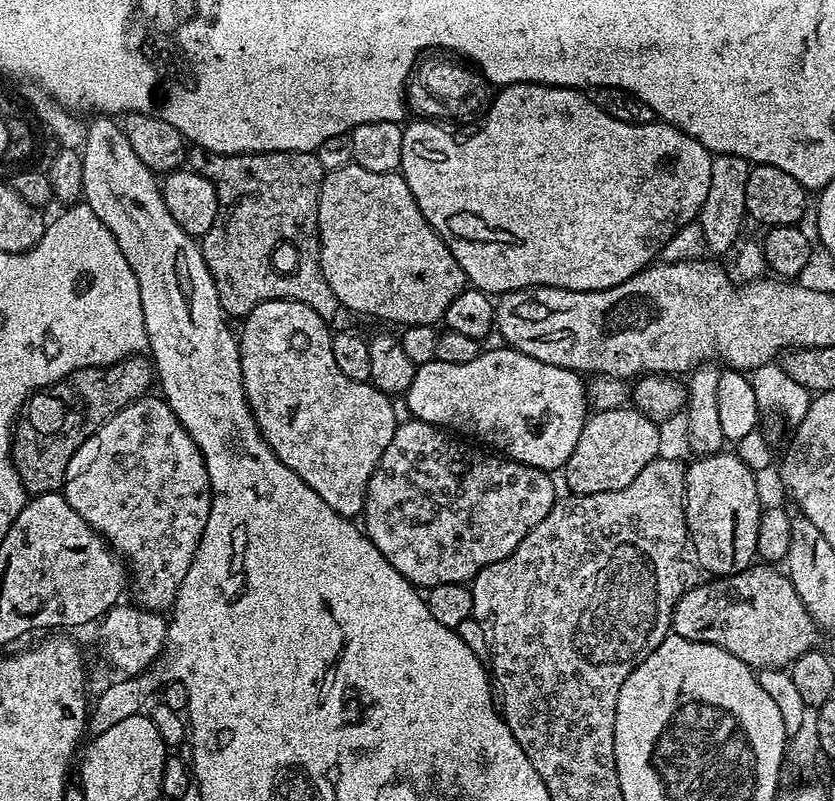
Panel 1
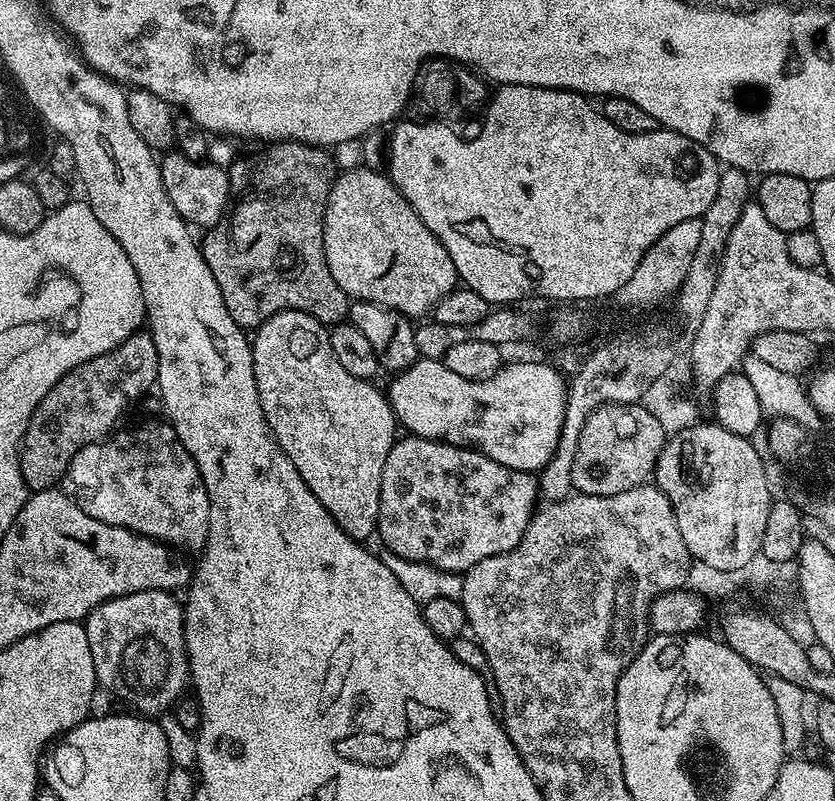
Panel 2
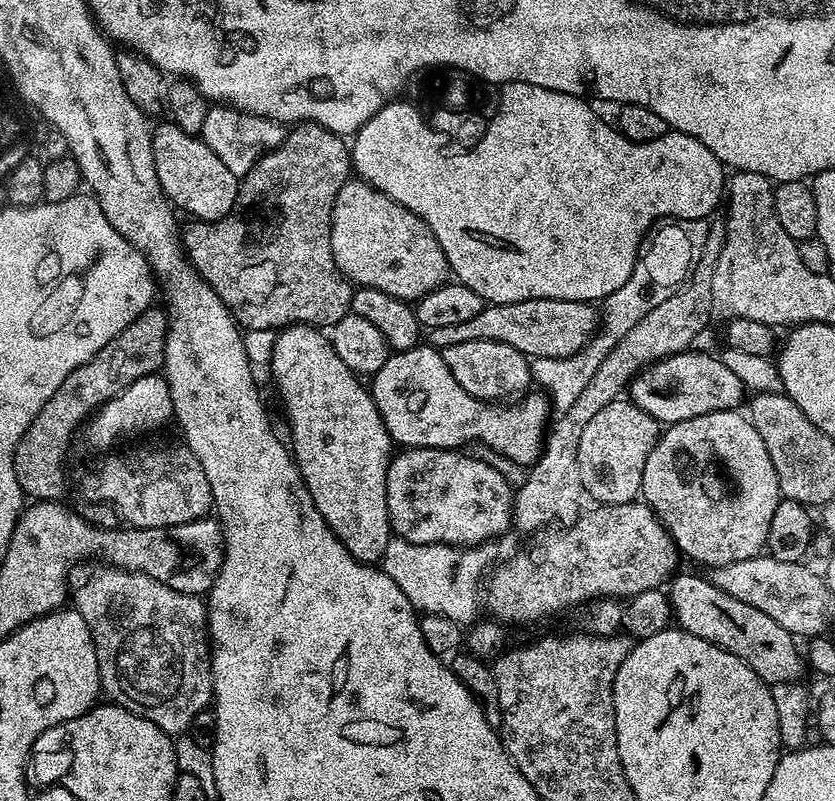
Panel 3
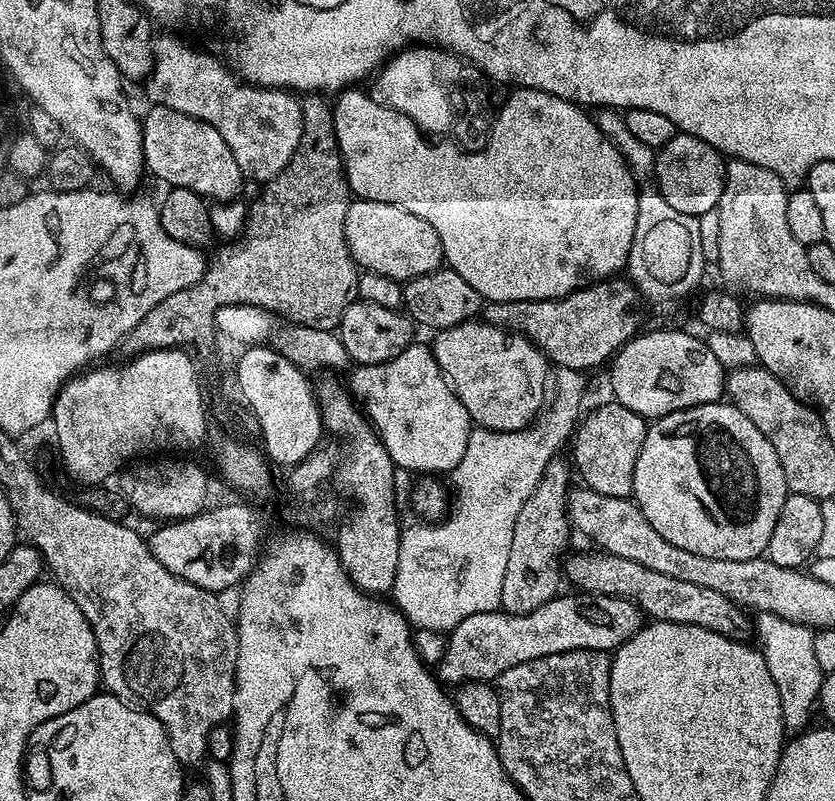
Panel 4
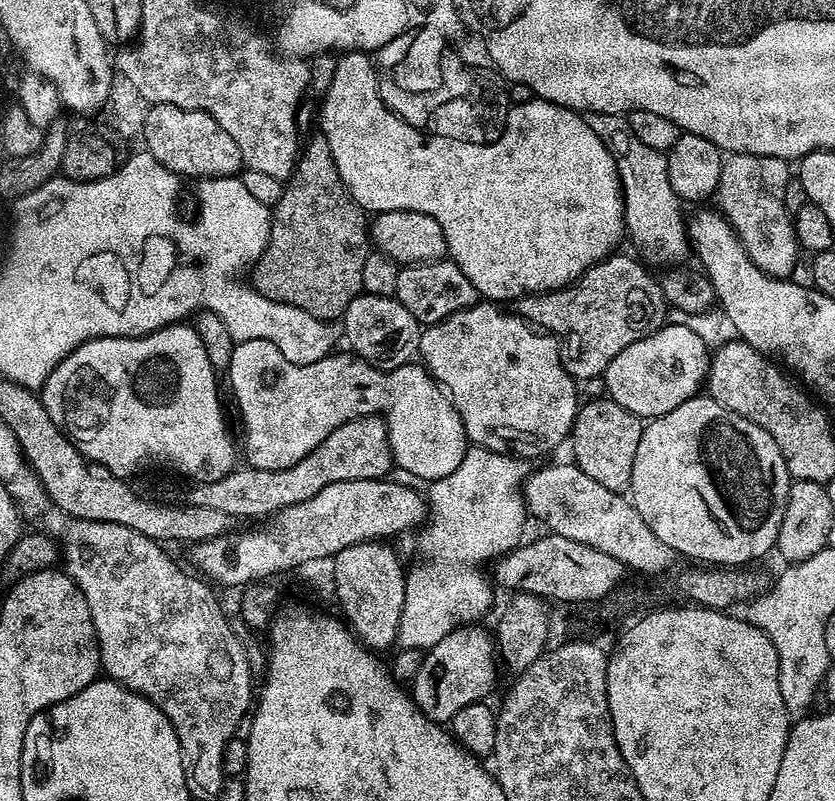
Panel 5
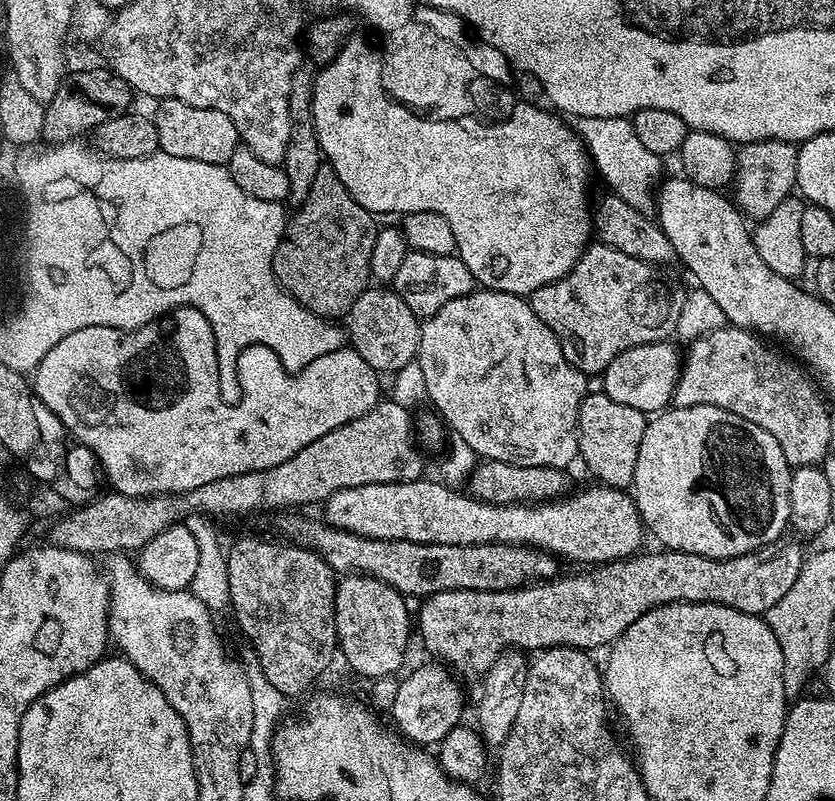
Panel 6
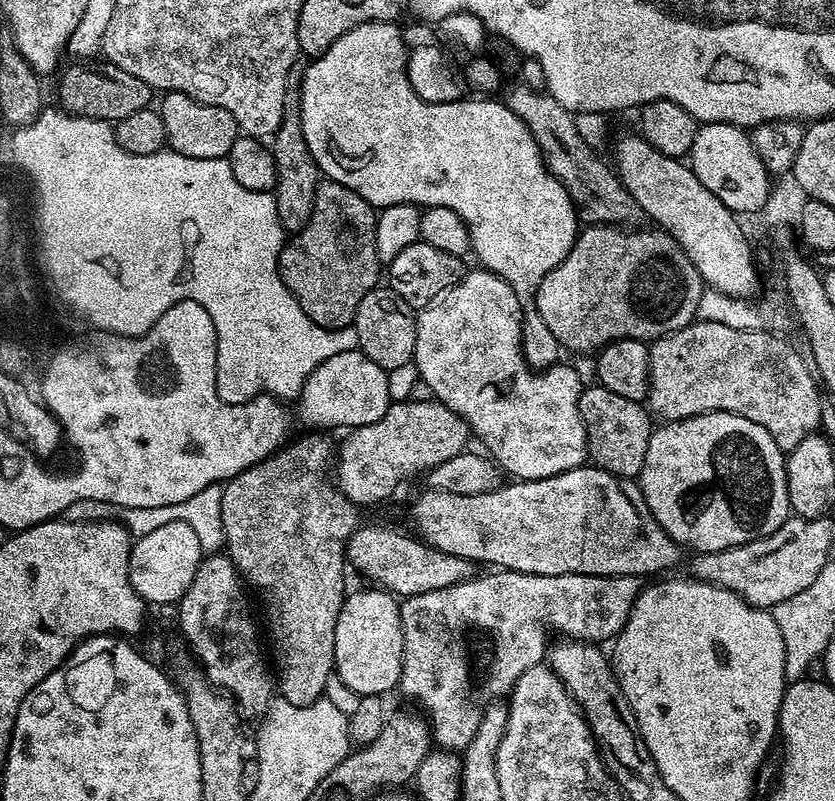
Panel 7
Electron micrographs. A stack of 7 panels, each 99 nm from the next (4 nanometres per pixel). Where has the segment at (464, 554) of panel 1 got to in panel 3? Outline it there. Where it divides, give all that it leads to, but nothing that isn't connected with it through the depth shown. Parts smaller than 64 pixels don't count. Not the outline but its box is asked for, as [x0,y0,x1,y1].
[386,448,514,548]

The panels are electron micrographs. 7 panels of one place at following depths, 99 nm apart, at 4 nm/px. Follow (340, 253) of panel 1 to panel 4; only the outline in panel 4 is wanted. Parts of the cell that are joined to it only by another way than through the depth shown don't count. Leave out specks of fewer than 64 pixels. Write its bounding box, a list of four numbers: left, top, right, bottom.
[346,199,445,282]

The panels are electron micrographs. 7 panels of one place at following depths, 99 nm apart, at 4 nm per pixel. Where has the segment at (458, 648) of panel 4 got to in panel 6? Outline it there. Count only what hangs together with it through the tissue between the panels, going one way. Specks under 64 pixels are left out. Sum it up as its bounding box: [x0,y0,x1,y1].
[390,663,465,746]

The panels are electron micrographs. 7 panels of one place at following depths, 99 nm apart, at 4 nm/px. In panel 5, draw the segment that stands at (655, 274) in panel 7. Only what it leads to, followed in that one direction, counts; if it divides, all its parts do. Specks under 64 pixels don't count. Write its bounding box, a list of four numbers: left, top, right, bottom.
[514,254,669,380]

